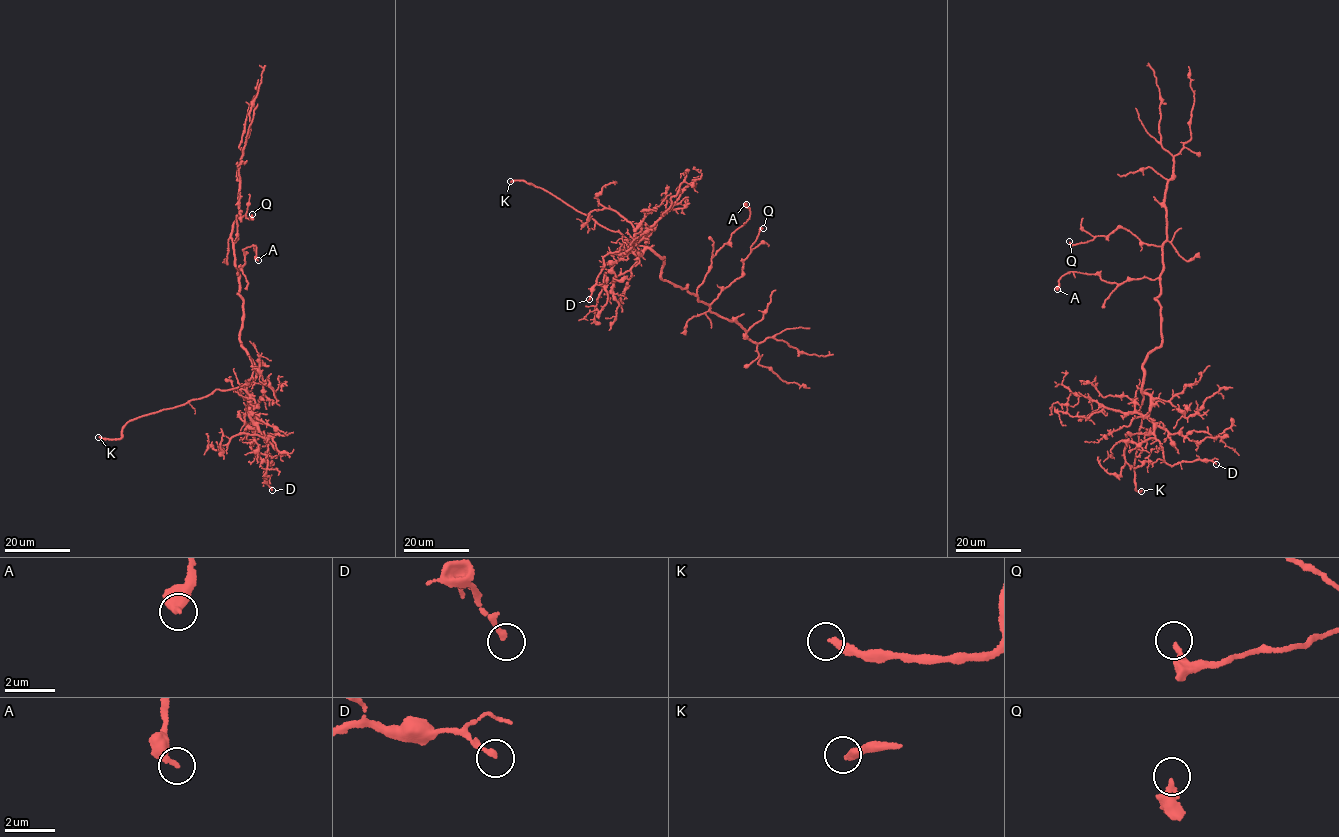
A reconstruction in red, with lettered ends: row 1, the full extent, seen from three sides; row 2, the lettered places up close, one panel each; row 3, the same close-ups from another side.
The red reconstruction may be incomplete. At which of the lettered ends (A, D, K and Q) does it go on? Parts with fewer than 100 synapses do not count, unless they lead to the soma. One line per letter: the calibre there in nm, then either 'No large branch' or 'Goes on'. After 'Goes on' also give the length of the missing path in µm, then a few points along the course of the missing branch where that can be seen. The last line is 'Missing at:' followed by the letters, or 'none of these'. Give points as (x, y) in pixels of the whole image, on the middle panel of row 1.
A: Thickness 360 nm. No large branch
D: Thickness 200 nm. No large branch
K: Thickness 280 nm. Goes on. Missing length about 60 µm. Course of what is missing: (510, 181), (502, 193), (484, 200), (464, 201), (439, 214), (413, 218)
Q: Thickness 280 nm. No large branch
Missing at: K

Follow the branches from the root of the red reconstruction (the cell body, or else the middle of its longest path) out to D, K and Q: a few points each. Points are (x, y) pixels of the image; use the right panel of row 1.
D: (1161, 318), (1162, 345), (1143, 366), (1142, 390), (1150, 397), (1155, 438), (1167, 463), (1206, 459), (1216, 464)
K: (1161, 318), (1162, 345), (1149, 353), (1143, 366), (1142, 420), (1134, 470), (1135, 489), (1141, 491)
Q: (1161, 318), (1160, 304), (1154, 298), (1161, 291), (1162, 247), (1145, 244), (1121, 227), (1086, 242), (1069, 241)

